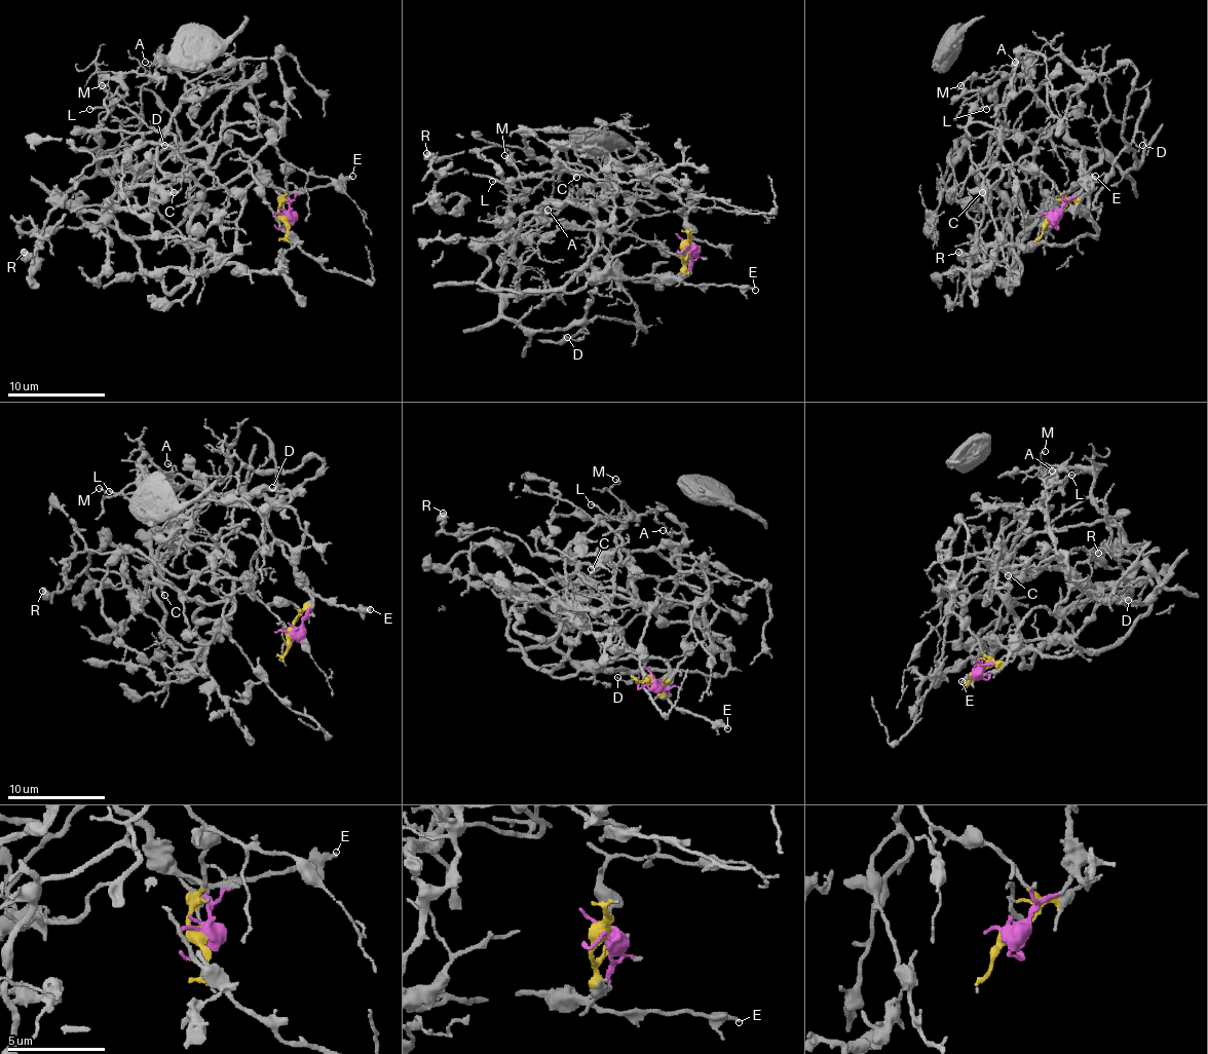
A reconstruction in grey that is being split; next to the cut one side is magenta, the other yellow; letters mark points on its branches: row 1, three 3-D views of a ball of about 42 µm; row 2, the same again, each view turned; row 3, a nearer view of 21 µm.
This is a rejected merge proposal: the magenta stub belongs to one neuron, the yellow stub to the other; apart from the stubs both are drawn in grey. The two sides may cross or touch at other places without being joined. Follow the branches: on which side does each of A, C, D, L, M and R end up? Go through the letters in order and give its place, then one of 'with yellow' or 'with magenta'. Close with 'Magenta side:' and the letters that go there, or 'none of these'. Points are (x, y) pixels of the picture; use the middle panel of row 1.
A: place (548, 210); with yellow
C: place (576, 177); with yellow
D: place (567, 337); with yellow
L: place (492, 181); with yellow
M: place (504, 155); with yellow
R: place (426, 153); with yellow
Magenta side: none of these

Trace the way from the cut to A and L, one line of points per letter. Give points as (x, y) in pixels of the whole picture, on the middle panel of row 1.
A: (687, 246), (682, 260), (689, 209), (672, 196), (565, 172), (567, 199), (504, 223), (545, 180), (548, 209)
L: (687, 246), (682, 260), (689, 209), (672, 196), (563, 172), (567, 199), (508, 228), (528, 191), (492, 182)

